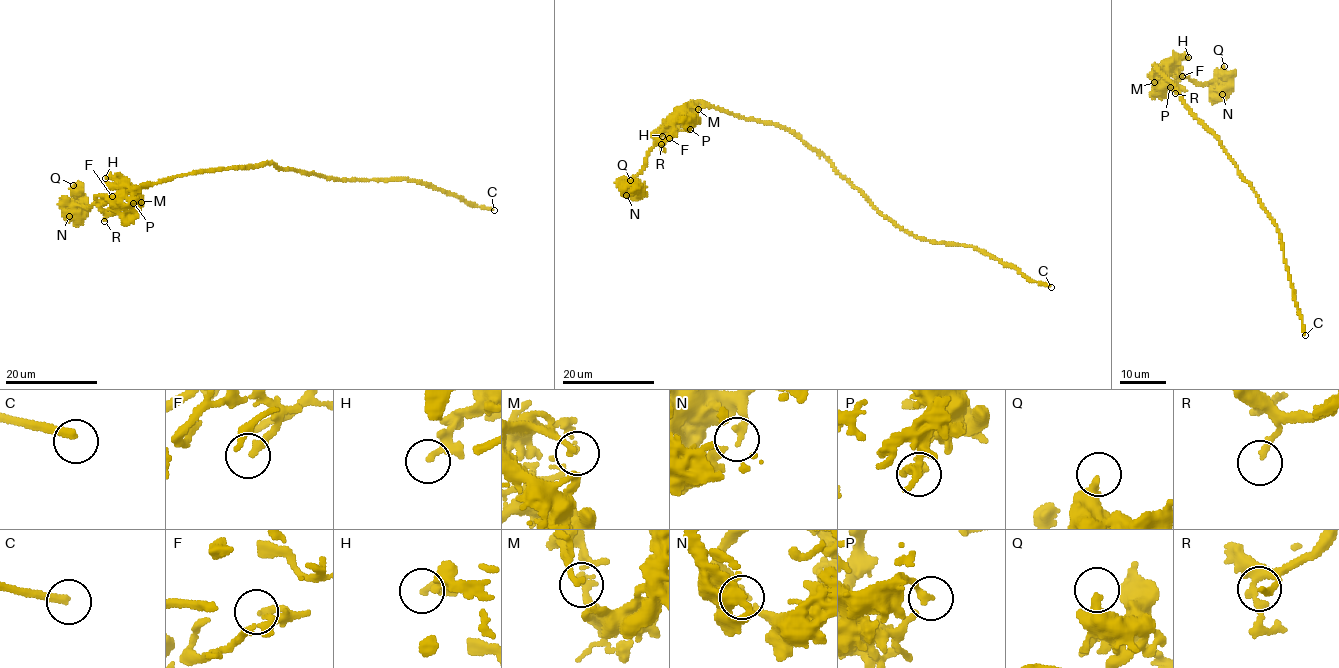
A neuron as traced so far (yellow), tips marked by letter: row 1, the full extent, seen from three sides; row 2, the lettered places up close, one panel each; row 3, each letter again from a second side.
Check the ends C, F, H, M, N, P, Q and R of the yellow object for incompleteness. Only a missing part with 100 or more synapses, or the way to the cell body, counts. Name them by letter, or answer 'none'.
C

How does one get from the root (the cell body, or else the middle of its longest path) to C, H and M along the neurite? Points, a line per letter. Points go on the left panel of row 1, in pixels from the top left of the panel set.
C: (255, 166), (269, 162), (337, 180), (419, 180), (494, 210)
H: (255, 166), (185, 173), (132, 190), (121, 181), (110, 176), (105, 178)
M: (255, 166), (171, 176), (141, 187), (134, 195), (135, 200), (141, 202)

